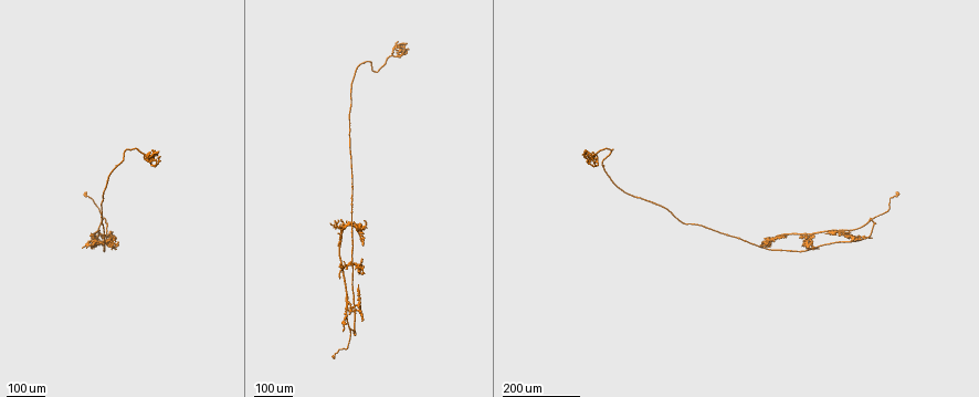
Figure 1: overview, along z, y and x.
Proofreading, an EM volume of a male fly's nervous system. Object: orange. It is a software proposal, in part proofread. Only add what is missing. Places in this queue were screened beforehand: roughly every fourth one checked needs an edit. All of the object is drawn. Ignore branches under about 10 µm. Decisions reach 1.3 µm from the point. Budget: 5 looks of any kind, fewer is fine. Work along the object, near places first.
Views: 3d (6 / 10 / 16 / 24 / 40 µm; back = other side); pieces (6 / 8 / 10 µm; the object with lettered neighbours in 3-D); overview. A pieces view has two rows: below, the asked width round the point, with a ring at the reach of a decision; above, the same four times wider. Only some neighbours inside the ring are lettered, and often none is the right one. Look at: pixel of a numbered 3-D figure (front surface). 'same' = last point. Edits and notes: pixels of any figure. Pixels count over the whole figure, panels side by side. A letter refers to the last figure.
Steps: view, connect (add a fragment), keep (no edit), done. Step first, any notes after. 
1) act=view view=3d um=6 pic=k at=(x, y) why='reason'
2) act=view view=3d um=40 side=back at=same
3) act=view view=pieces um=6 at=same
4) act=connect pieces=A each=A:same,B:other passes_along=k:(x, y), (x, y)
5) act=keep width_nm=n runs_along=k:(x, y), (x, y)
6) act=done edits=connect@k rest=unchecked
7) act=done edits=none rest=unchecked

act=view view=3d um=24 pic=1 at=(363, 322) why='branch stops here'

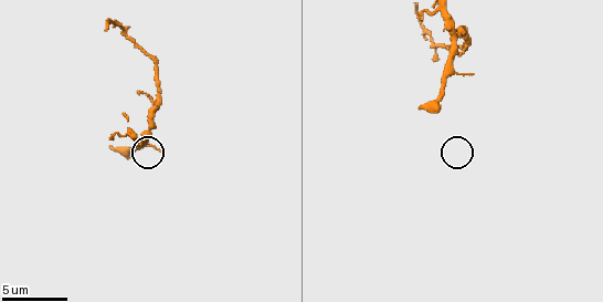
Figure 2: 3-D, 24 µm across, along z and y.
act=view view=pieces um=8 pic=2 at=(421, 106)

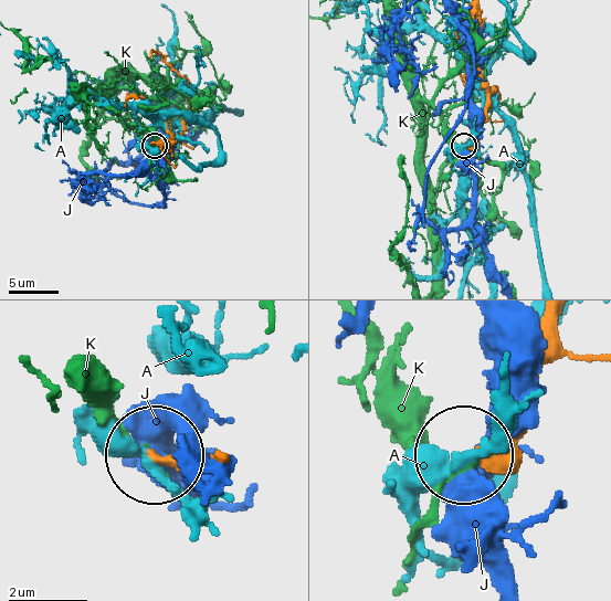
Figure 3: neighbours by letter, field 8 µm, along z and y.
act=keep width_nm=300 each=A:other,J:other,K:other runs_along=3:(219, 457), (154, 457) found='no lettered fragment goes on from it'

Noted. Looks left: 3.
act=view view=3d um=40 pic=1 at=(835, 236) why='an open end'

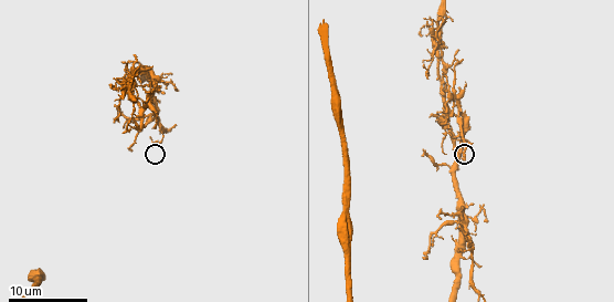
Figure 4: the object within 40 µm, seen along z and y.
act=view view=pieces um=10 pic=4 at=(466, 160)

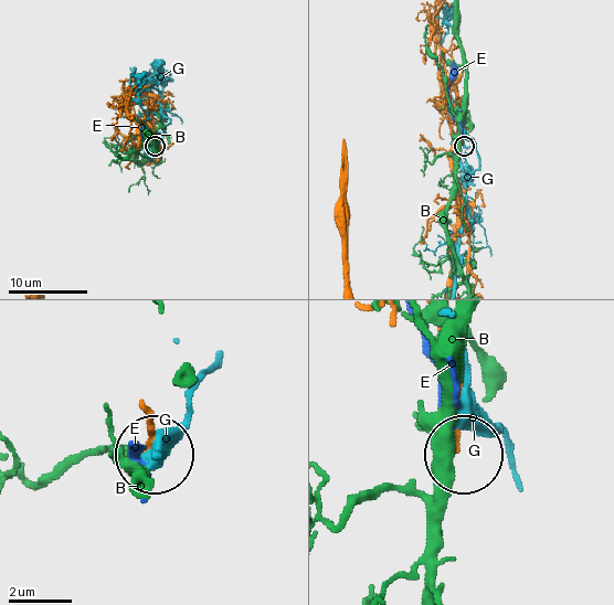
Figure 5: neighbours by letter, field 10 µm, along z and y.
act=keep each=B:other,E:other,G:other found='no lettered fragment goes on from it'

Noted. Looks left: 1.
act=done edits=none rest=unchecked

